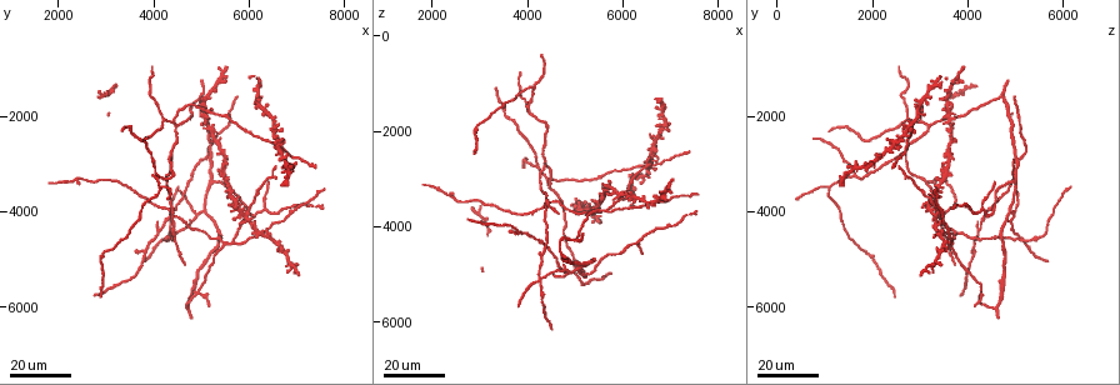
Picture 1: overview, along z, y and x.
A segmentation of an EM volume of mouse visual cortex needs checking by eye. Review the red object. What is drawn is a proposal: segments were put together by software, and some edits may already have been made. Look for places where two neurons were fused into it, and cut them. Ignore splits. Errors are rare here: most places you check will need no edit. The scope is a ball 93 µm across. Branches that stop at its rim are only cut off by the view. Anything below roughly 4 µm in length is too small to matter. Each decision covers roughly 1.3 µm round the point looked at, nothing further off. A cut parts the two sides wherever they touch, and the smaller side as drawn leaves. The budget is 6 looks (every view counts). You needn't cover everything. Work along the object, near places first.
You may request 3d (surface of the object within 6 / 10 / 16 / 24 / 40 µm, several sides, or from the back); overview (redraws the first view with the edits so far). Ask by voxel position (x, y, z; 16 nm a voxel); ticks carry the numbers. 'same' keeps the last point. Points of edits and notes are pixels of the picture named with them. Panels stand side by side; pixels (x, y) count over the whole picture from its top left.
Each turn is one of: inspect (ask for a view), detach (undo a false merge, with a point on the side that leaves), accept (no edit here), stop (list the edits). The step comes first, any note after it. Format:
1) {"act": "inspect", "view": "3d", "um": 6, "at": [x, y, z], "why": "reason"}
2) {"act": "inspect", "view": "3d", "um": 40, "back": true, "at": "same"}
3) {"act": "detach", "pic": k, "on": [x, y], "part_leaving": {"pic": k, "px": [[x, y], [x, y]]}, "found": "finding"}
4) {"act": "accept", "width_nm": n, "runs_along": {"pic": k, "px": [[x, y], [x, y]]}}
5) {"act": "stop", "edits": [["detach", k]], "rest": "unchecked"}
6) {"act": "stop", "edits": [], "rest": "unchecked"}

{"act": "inspect", "view": "3d", "um": 16, "at": [4950, 5750, 4250], "why": "four arms meet"}

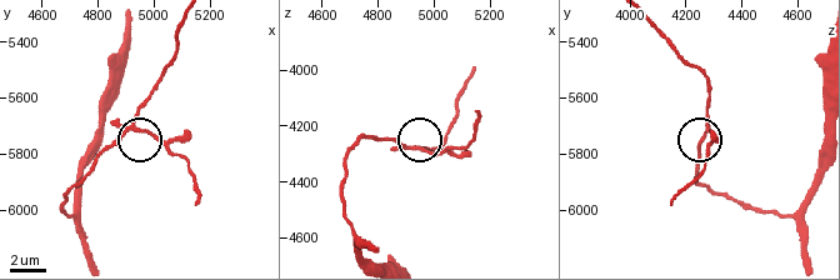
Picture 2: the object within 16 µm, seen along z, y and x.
{"act": "inspect", "view": "3d", "um": 6, "at": [4930, 5700, 4270], "why": "closer look"}

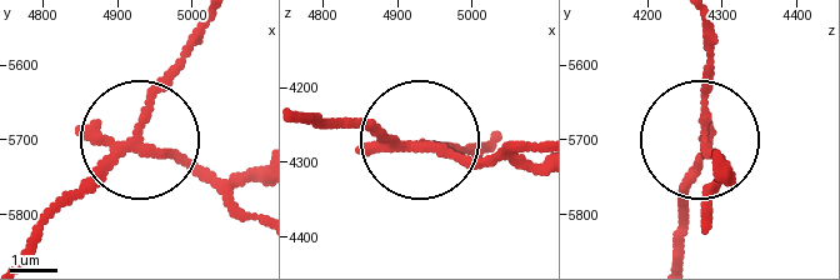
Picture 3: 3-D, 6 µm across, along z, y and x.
{"act": "detach", "pic": 3, "on": [189, 161], "width_nm": 190, "part_leaving": {"pic": 3, "px": [[130, 146], [198, 166], [258, 219]]}, "found": "a second neuron is stuck on"}

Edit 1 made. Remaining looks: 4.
{"act": "inspect", "view": "3d", "um": 16, "at": [4250, 4550, 5050], "why": "four-way junction"}

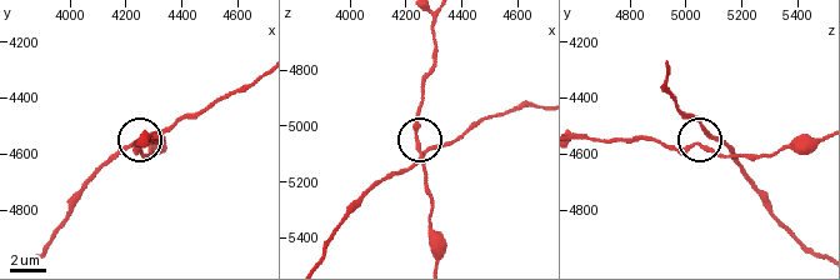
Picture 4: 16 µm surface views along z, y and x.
{"act": "inspect", "view": "3d", "um": 10, "at": [4250, 4590, 5090]}

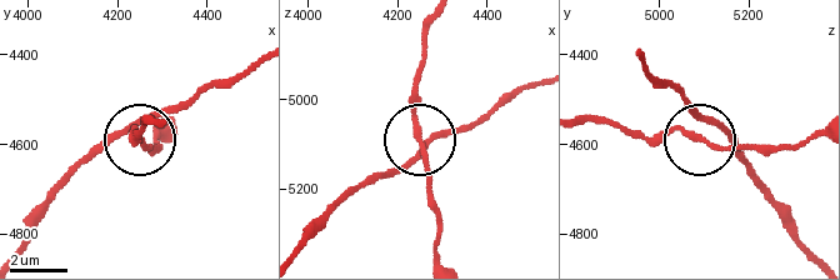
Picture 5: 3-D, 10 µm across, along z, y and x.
{"act": "accept", "runs_along": {"pic": 5, "px": [[536, 81], [465, 129], [423, 141], [429, 208]]}, "found": "continuous, no second neuron"}

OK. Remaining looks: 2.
{"act": "inspect", "view": "3d", "um": 16, "at": [4450, 4450, 3500], "why": "thin arm on a thick one"}

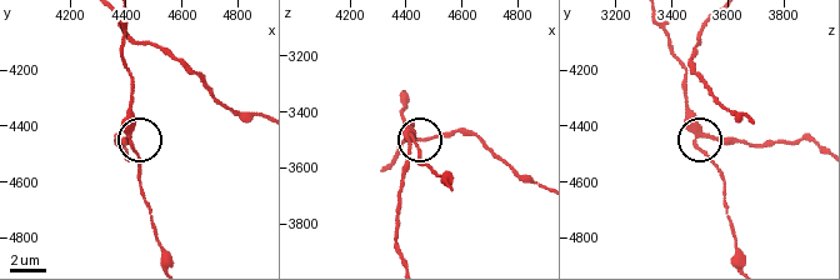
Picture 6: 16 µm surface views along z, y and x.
{"act": "inspect", "view": "3d", "um": 6, "at": [4420, 4440, 3480]}

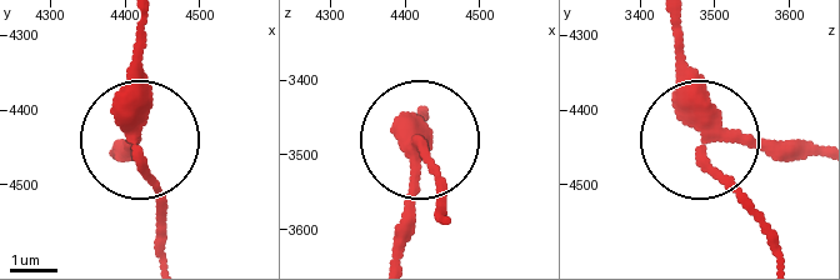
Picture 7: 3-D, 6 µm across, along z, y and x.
{"act": "accept", "runs_along": {"pic": 7, "px": [[113, 156], [136, 144], [160, 224]]}, "found": "one neuron here"}

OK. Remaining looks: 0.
{"act": "stop", "edits": [["detach", 3]], "rest": "unchecked"}

